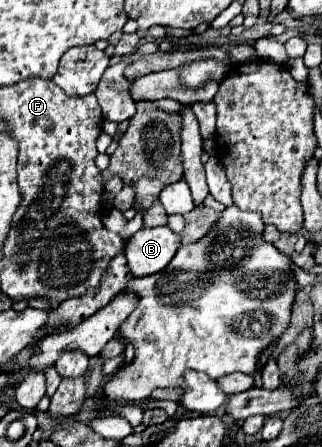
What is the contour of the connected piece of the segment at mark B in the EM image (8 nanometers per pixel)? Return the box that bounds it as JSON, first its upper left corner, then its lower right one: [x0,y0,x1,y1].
[124,227,180,277]

